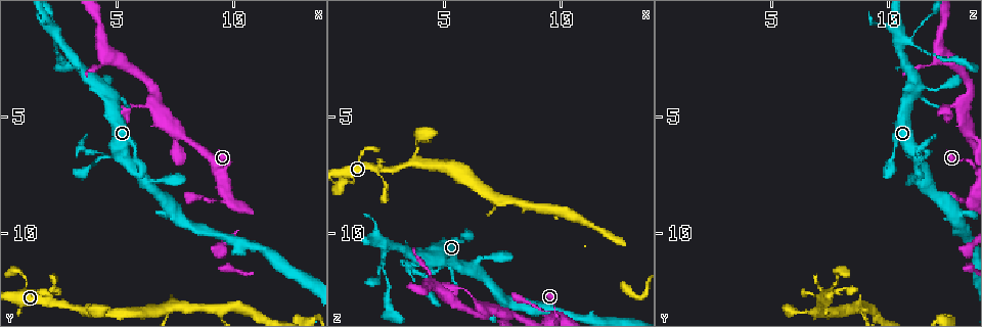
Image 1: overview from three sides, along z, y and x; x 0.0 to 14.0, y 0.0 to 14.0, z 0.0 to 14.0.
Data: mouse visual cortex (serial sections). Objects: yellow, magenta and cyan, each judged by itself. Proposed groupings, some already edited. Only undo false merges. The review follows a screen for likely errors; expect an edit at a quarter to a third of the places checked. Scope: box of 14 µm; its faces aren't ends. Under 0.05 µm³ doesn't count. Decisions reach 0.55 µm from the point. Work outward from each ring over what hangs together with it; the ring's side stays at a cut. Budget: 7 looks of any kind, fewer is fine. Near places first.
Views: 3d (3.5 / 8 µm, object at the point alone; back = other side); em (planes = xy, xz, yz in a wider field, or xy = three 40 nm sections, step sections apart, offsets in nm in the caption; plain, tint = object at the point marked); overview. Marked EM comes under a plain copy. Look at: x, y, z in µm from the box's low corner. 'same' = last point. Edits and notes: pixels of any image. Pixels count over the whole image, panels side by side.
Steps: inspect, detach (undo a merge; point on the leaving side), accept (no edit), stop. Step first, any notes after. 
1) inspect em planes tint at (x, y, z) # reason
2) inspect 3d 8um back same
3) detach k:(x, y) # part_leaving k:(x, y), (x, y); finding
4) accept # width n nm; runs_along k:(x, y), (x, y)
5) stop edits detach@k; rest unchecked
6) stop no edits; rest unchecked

inspect 3d 3.5um at (4.2, 3.8, 11.4) # a narrow waist

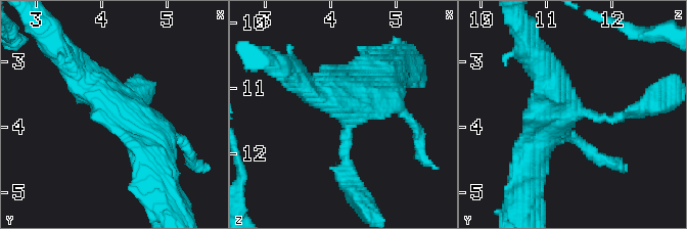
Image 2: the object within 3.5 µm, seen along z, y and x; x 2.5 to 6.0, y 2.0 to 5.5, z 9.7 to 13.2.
inspect em xy step 5 tint at (4.30, 3.75, 11.35) # arms 4; arm_widths 150, 300, 450, 450 nm; need the tissue

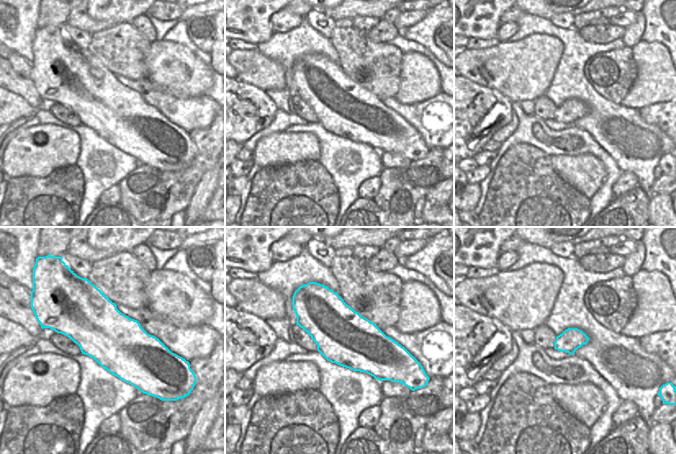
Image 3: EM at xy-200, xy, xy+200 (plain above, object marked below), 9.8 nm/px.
accept # runs_along 2:(158, 166), (148, 134), (74, 67); all the same cell

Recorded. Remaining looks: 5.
inspect 3d 8um at (4.4, 6.6, 11.8) # three arms meet

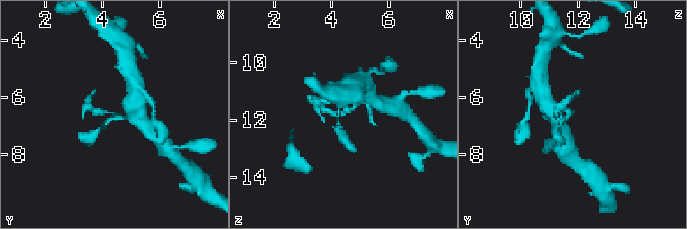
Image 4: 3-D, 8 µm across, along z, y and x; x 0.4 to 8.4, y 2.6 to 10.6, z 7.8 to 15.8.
inspect em planes tint at (4.4, 6.6, 11.8) # shape alone is not enough

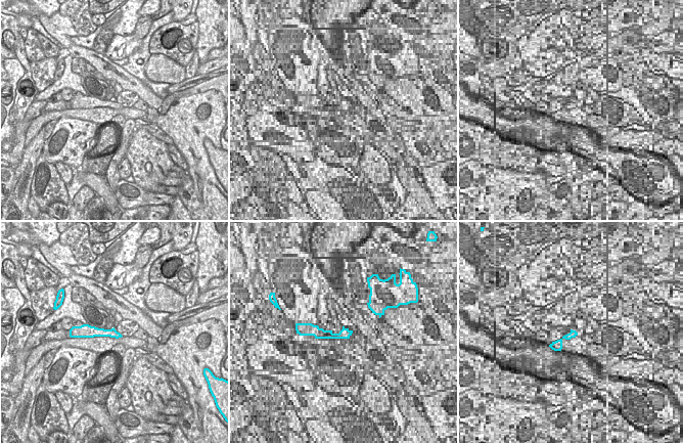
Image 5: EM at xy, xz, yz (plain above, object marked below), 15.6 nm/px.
detach 4:(95, 111) # width 140 nm; border 5:(111, 328), (111, 333), (107, 336); a second cell is stuck on

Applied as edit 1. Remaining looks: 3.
inspect overview # redraw

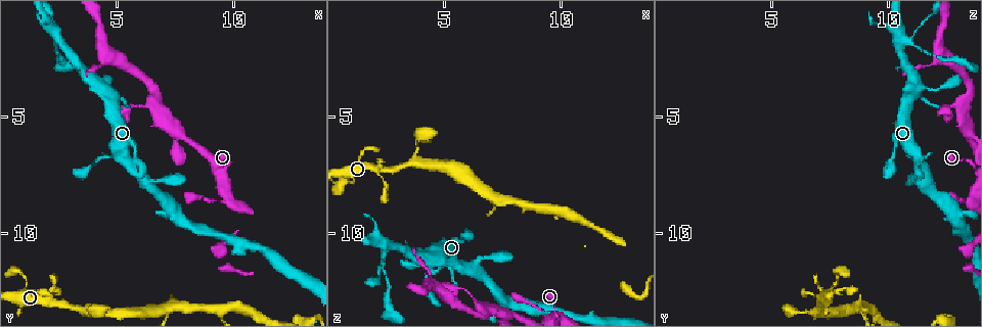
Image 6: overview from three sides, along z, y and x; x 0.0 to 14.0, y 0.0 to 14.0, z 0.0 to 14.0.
inspect em xy step 1 tint at (9.5, 8.7, 13.4)

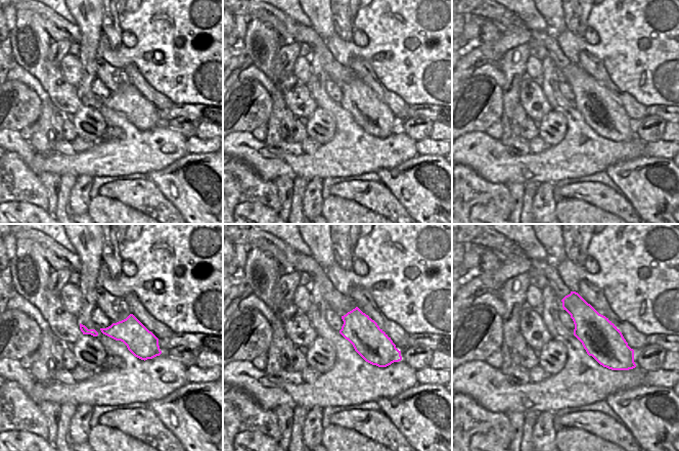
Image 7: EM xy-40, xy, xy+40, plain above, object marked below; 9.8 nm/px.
inspect 3d 3.5um same

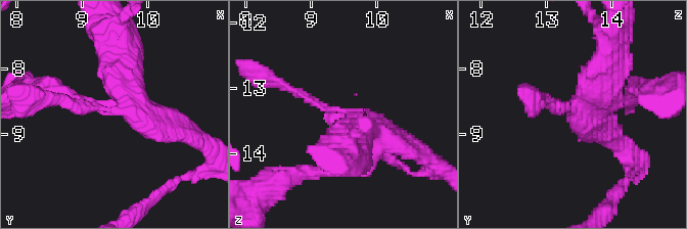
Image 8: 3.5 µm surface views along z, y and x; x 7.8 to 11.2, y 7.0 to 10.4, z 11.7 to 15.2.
accept # arms 3; arm_widths 150, 350, 500 nm; runs_along 8:(351, 147), (355, 118), (276, 82); continuous, no second cell

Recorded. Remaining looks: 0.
stop edits detach@4; rest unchecked

